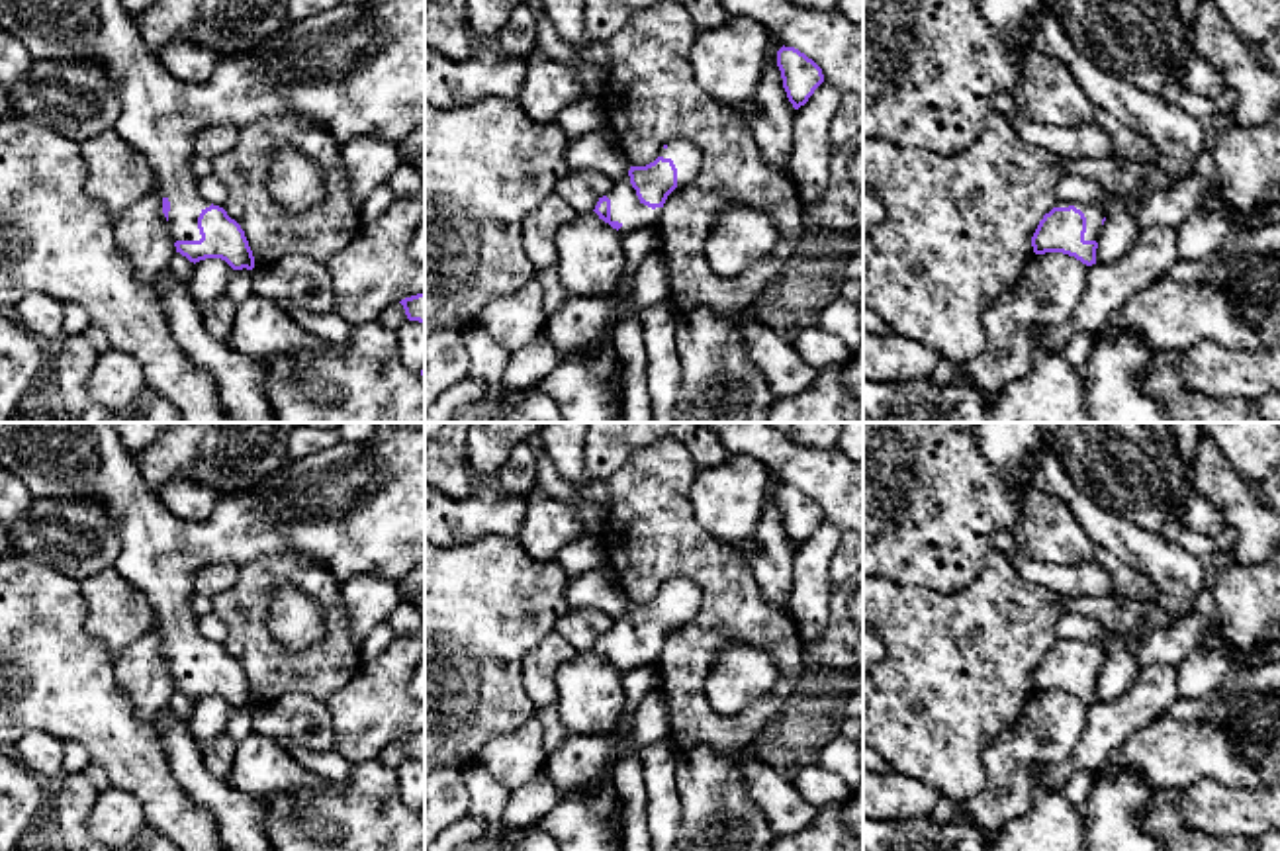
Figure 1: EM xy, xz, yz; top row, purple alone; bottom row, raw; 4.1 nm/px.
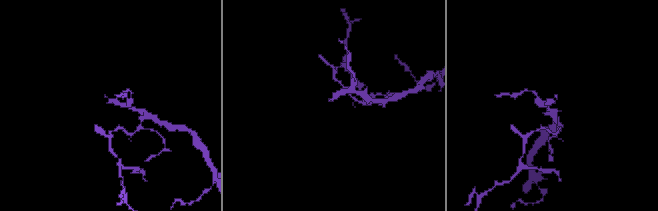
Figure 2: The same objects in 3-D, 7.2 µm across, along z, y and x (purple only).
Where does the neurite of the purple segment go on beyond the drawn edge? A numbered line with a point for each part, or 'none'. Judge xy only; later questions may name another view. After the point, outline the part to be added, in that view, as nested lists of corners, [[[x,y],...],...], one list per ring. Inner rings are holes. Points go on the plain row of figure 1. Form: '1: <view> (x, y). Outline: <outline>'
1: xy (359, 509). Outline: [[[0,423],[0,466],[22,477],[33,497],[104,503],[115,526],[119,554],[114,567],[141,589],[153,610],[153,624],[170,640],[168,663],[174,679],[200,679],[198,655],[209,646],[192,610],[196,573],[213,561],[249,561],[294,554],[313,558],[329,567],[341,583],[374,575],[401,581],[415,565],[425,563],[425,423],[376,423],[370,440],[337,442],[335,446],[284,464],[260,485],[245,493],[217,495],[207,520],[186,520],[172,515],[139,473],[137,456],[129,452],[112,423]]]

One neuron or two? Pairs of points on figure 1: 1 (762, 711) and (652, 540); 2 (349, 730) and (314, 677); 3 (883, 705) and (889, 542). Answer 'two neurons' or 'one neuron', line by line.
1: one neuron
2: two neurons
3: two neurons

